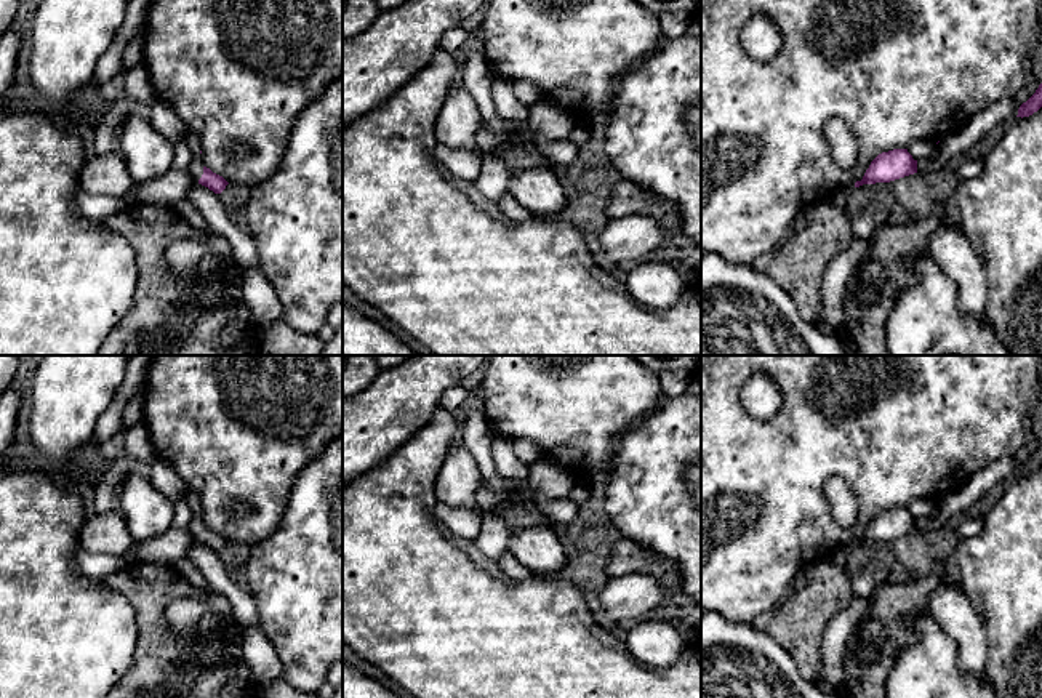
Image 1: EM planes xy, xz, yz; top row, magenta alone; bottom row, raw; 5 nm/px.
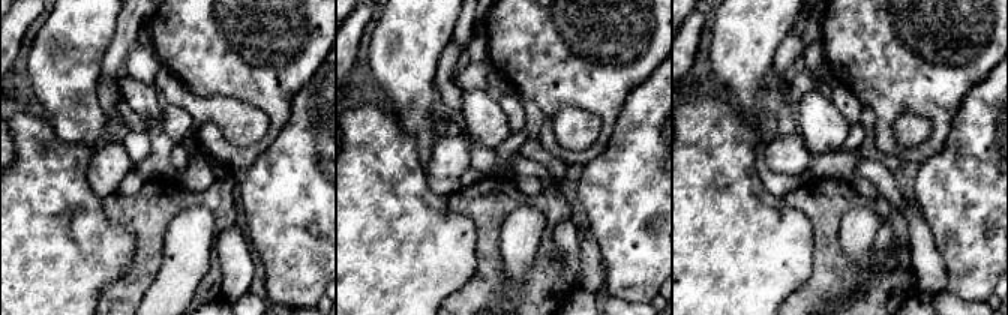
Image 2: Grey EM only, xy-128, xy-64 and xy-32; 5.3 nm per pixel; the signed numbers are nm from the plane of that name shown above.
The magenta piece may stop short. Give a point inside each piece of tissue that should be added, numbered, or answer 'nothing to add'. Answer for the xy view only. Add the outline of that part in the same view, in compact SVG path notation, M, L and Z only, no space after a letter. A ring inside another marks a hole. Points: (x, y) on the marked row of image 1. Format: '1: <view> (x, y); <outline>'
1: xy (196, 168); M187 131L184 141L194 154L192 162L187 166L187 171L190 173L192 179L198 184L198 179L202 178L205 166L203 157L200 154L202 150L200 139L195 133Z

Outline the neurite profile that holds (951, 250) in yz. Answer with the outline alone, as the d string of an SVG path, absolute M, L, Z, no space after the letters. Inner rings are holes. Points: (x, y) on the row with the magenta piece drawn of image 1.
M938 223L927 251L957 287L957 307L980 322L988 317L989 283L973 243L954 226Z

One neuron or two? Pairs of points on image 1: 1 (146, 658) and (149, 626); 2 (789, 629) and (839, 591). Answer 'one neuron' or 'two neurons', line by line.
1: one neuron
2: one neuron

